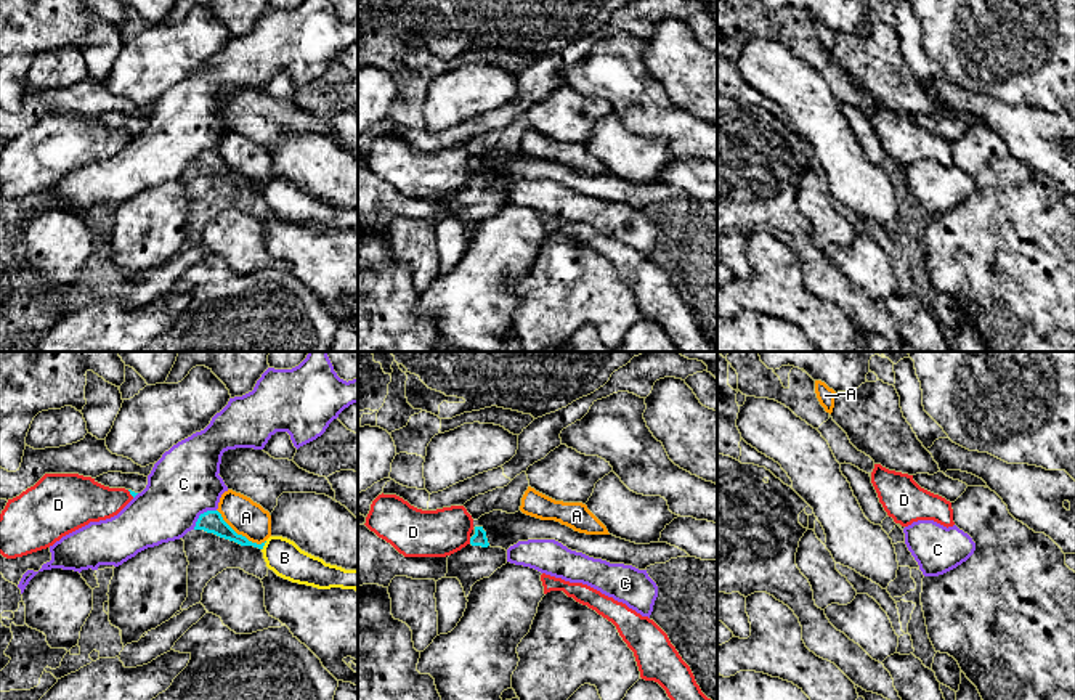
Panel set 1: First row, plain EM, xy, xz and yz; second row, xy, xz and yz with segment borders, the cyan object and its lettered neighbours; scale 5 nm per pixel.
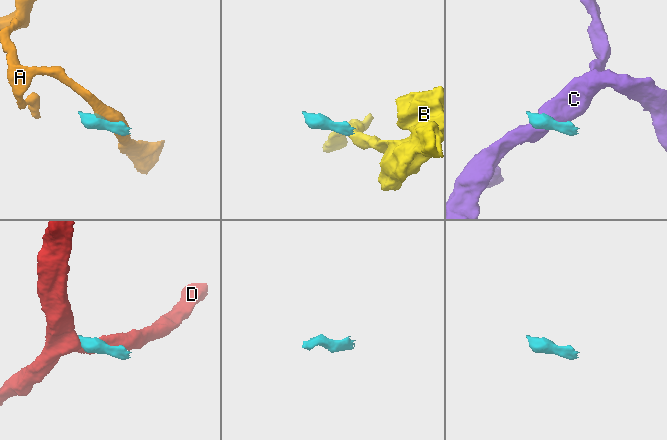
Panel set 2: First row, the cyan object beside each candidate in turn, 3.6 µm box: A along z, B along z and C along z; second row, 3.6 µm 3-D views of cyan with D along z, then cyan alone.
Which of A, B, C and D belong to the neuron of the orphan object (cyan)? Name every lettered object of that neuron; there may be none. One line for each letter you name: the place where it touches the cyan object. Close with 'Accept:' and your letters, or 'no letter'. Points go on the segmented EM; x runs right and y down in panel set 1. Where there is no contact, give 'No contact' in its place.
Accept: no letter

